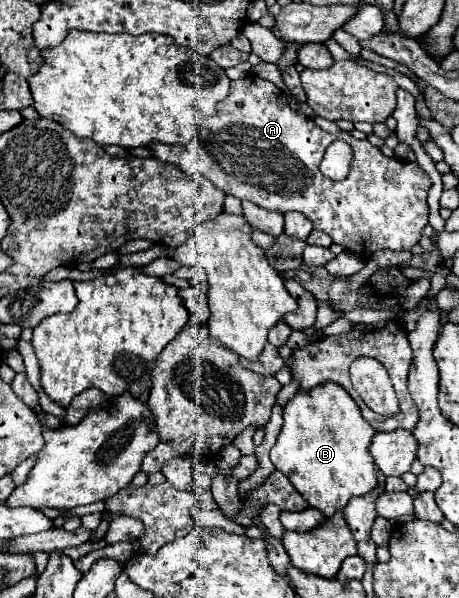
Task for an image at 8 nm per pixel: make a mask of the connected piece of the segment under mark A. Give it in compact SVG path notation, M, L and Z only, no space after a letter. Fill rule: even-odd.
M248 74L246 78L230 82L230 94L220 104L218 114L214 118L204 118L200 122L198 136L190 144L182 146L182 144L154 142L150 144L150 150L154 158L162 162L170 162L186 170L188 174L198 174L198 176L208 178L224 194L236 196L240 200L250 200L274 212L304 214L308 220L312 220L316 230L330 234L334 244L340 244L348 252L362 256L362 258L370 258L374 252L384 250L384 248L410 250L412 246L420 242L422 228L428 224L426 196L430 188L430 178L416 162L386 158L368 140L356 140L348 132L338 132L338 134L324 132L310 118L292 110L286 102L286 96L276 84L254 74ZM334 140L346 140L354 150L350 174L342 182L334 182L326 178L318 168L326 148Z

